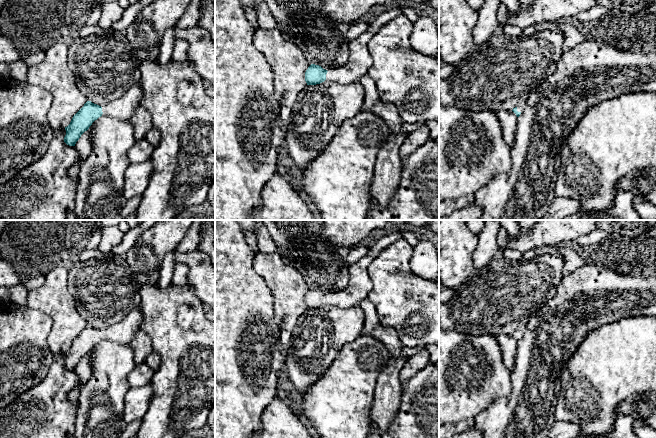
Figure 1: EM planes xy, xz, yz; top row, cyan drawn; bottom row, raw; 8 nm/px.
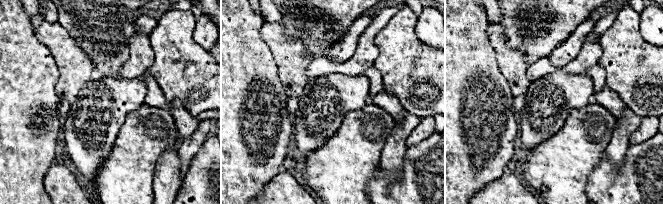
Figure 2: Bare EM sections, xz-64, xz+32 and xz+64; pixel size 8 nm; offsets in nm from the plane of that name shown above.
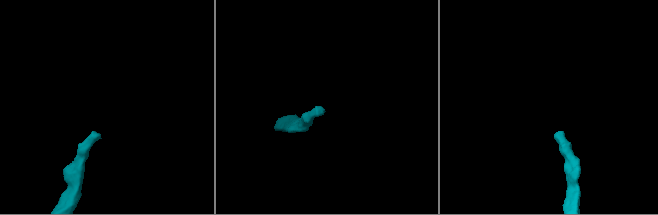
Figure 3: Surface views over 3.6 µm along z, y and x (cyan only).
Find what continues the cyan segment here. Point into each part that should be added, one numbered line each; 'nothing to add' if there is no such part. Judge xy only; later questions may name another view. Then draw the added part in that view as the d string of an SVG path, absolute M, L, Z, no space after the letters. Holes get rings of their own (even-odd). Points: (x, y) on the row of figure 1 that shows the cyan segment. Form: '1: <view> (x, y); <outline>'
1: xy (123, 108); M136 84L120 98L104 105L102 112L113 118L131 120L141 103L142 88L140 84Z

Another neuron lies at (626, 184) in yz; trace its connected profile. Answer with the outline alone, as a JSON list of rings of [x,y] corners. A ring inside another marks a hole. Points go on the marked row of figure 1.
[[[636,171],[629,172],[626,176],[617,182],[617,187],[621,190],[621,192],[632,192],[636,177]]]

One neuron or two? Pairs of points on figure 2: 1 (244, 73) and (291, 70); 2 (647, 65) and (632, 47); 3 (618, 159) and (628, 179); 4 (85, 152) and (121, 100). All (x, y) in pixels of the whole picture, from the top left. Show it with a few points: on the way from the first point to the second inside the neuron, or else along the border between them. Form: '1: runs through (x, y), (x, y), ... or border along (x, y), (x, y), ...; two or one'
1: border along (269, 49), (276, 64), (282, 87), (286, 93); two
2: runs through (643, 61), (633, 51); one
3: border along (629, 143), (624, 161), (616, 167); two
4: runs through (92, 138), (98, 119), (110, 114); one

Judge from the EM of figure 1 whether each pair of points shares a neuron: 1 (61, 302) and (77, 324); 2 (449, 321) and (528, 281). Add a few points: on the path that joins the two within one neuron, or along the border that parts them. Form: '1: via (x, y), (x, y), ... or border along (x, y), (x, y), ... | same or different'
1: via (61, 307), (72, 319) | same
2: via (469, 311), (487, 298), (500, 298), (508, 293) | same

